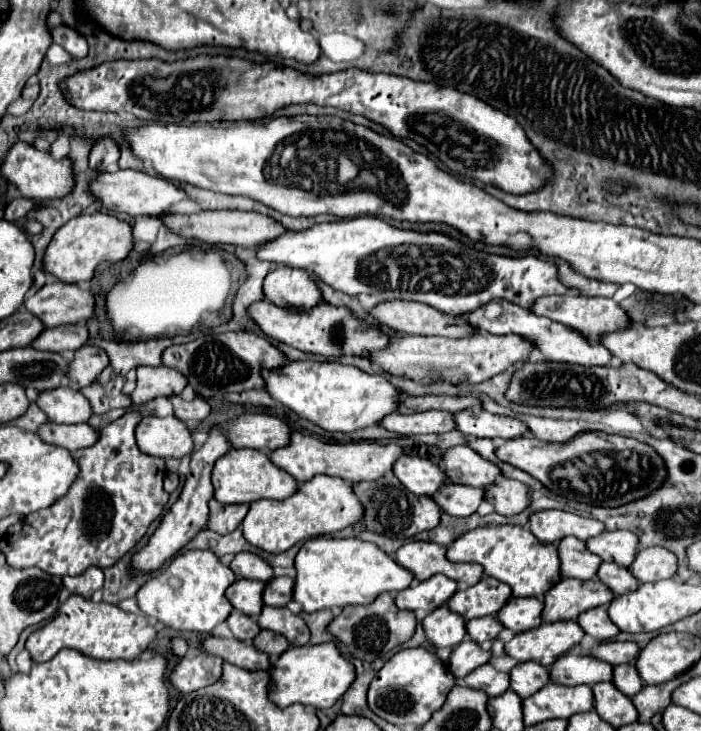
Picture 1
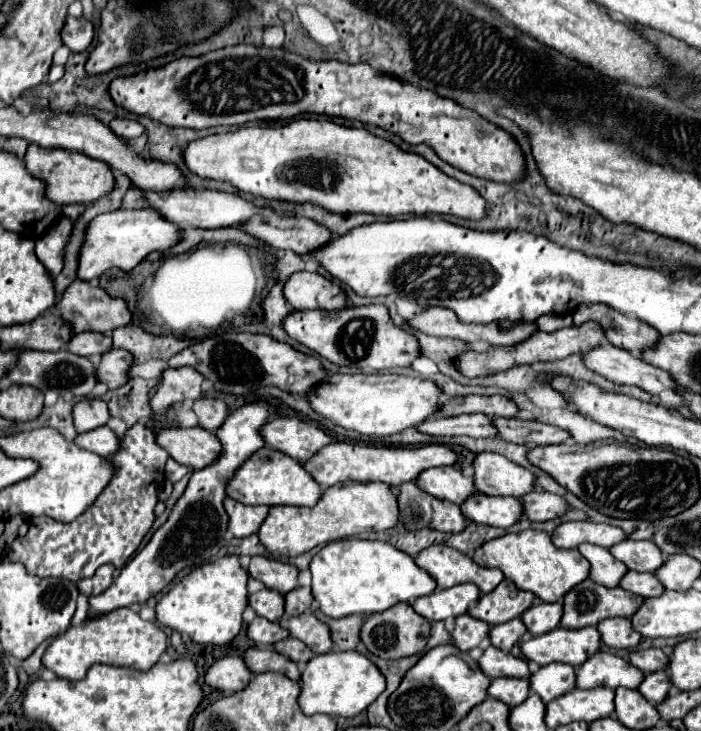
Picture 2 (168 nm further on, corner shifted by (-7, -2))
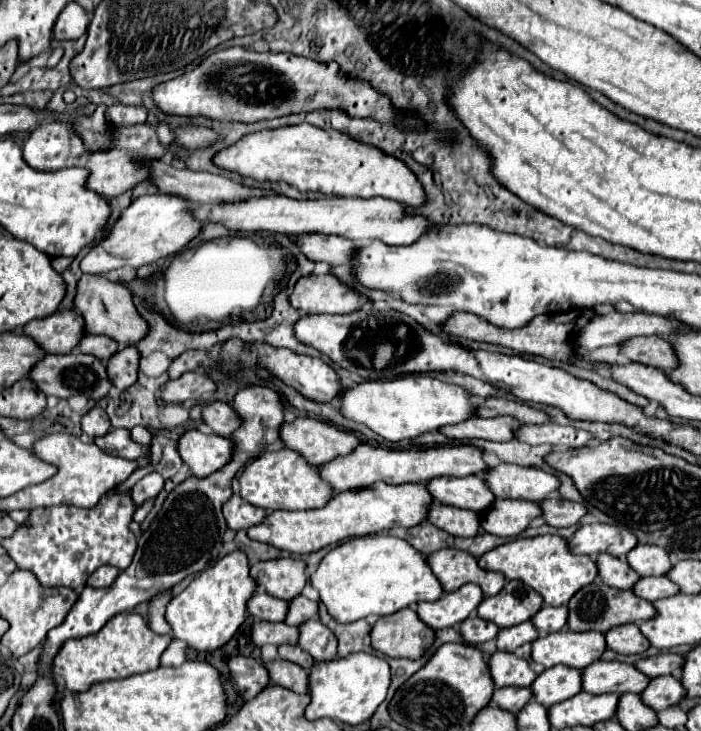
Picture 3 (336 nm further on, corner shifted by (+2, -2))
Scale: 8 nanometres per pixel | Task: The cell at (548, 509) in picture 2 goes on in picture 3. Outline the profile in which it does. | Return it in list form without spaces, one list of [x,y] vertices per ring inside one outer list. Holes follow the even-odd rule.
[[[551,497],[539,503],[543,507],[543,517],[553,527],[571,527],[581,521],[583,515],[587,515],[587,507],[583,503],[567,501],[561,497]]]

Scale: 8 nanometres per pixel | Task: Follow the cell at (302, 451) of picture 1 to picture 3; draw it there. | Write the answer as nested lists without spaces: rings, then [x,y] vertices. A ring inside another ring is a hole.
[[[361,445],[353,451],[353,455],[333,459],[333,463],[325,463],[319,469],[335,491],[357,491],[357,489],[371,487],[377,481],[389,485],[401,485],[401,483],[427,483],[443,475],[451,475],[451,477],[483,475],[487,473],[489,465],[483,461],[483,451],[473,445],[445,445],[445,447],[399,449],[399,451]]]

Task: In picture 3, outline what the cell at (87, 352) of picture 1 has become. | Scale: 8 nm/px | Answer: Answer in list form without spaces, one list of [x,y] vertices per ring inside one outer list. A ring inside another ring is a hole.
[[[125,347],[123,351],[117,351],[115,357],[107,361],[107,373],[111,375],[111,381],[117,389],[125,391],[137,381],[139,357],[141,355],[137,347]]]

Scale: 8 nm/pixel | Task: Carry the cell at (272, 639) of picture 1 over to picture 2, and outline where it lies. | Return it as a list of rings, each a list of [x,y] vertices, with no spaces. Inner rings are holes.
[[[288,637],[288,639],[282,639],[282,641],[274,643],[274,649],[280,655],[286,655],[288,659],[292,659],[298,665],[304,665],[312,657],[312,651],[302,641],[298,641],[294,637]]]

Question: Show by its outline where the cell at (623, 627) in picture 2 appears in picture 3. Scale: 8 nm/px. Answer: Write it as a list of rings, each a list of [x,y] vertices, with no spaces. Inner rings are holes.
[[[637,625],[617,627],[615,631],[607,631],[605,639],[607,639],[609,649],[613,649],[615,653],[623,653],[623,655],[645,653],[651,647],[651,643],[647,641],[647,637],[643,637]]]

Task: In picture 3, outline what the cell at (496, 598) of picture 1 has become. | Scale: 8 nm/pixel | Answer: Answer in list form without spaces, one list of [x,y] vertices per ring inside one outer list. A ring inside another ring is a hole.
[[[519,579],[507,581],[503,591],[493,597],[485,597],[477,607],[481,619],[497,623],[501,629],[529,621],[543,607],[543,597],[533,591],[533,587],[521,583]]]

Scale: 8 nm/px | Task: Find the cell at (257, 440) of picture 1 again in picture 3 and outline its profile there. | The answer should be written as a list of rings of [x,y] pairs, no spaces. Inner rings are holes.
[[[299,417],[293,423],[283,423],[281,439],[289,449],[299,451],[313,465],[351,455],[361,445],[361,439],[355,433],[341,431],[313,417]]]

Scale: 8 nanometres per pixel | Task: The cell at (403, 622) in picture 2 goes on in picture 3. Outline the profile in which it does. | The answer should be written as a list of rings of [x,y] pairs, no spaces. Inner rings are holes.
[[[403,609],[397,611],[395,615],[387,615],[381,617],[373,629],[371,629],[371,645],[375,651],[387,655],[387,657],[405,657],[405,659],[419,659],[421,655],[425,655],[425,651],[433,645],[435,641],[435,631],[431,627],[427,627],[415,609]]]

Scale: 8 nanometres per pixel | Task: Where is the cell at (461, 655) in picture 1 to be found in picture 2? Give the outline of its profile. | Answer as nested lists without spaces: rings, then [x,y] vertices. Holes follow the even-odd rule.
[[[486,647],[482,657],[476,661],[480,671],[486,677],[528,677],[528,665],[524,659],[518,659],[510,653],[504,653],[496,647]]]

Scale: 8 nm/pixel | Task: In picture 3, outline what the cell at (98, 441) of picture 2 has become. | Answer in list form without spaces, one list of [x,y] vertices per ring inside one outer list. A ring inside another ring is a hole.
[[[111,429],[105,437],[95,439],[95,443],[115,455],[115,457],[123,457],[123,459],[141,459],[141,457],[151,457],[151,447],[135,443],[131,439],[131,431],[129,429]]]

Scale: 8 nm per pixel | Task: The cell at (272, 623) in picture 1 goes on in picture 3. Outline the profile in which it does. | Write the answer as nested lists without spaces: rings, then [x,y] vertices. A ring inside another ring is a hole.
[[[311,619],[303,623],[299,631],[301,631],[299,645],[303,647],[303,651],[313,655],[315,661],[337,659],[337,637],[319,619]]]

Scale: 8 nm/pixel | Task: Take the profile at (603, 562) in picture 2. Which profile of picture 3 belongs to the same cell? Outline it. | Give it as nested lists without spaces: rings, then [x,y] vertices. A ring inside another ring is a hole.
[[[597,555],[597,563],[599,563],[599,577],[609,587],[633,589],[635,583],[641,579],[641,575],[633,571],[625,559],[613,555]]]

